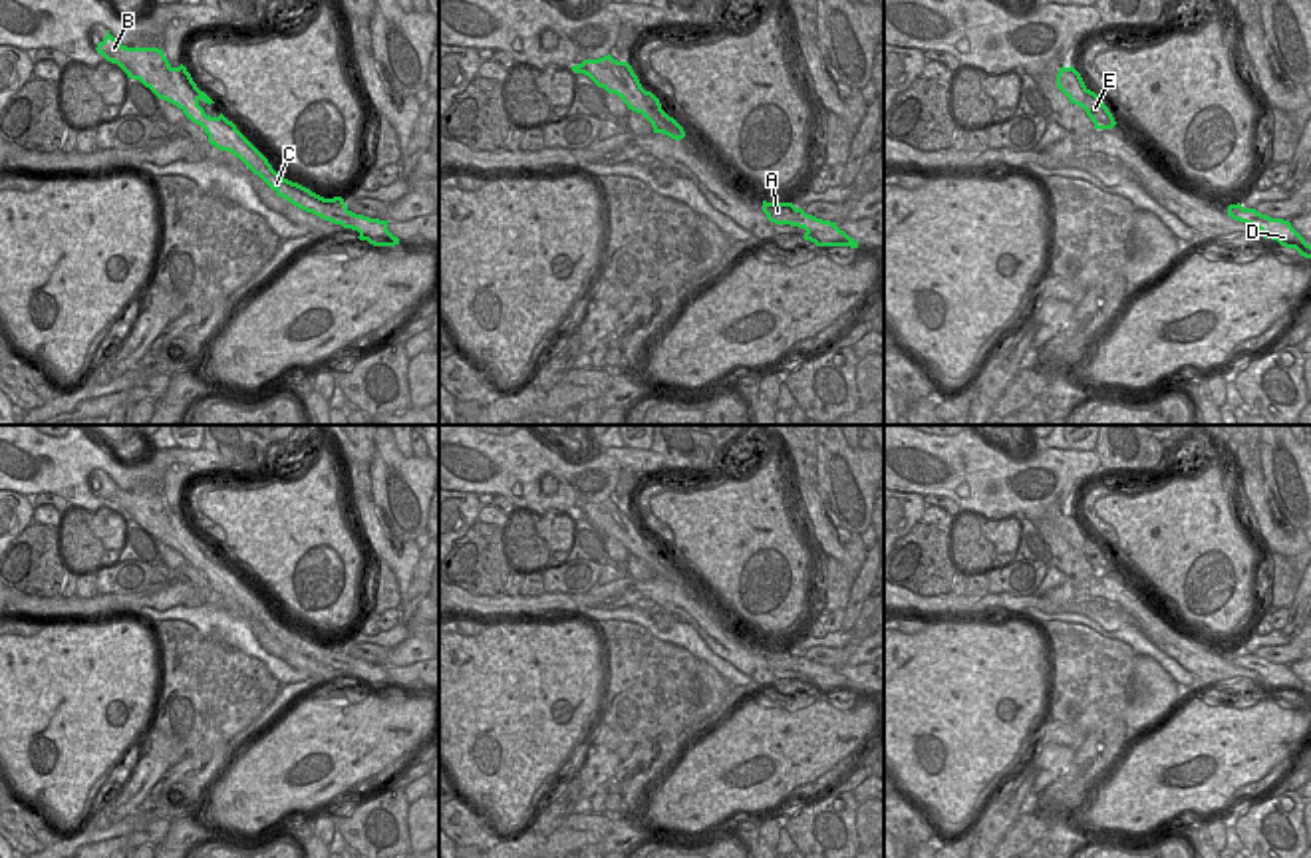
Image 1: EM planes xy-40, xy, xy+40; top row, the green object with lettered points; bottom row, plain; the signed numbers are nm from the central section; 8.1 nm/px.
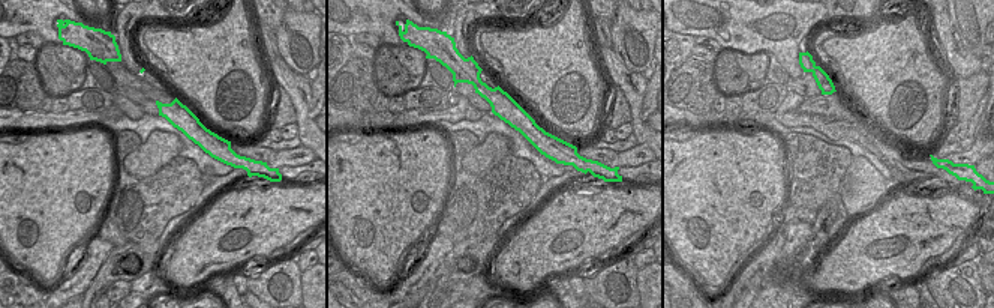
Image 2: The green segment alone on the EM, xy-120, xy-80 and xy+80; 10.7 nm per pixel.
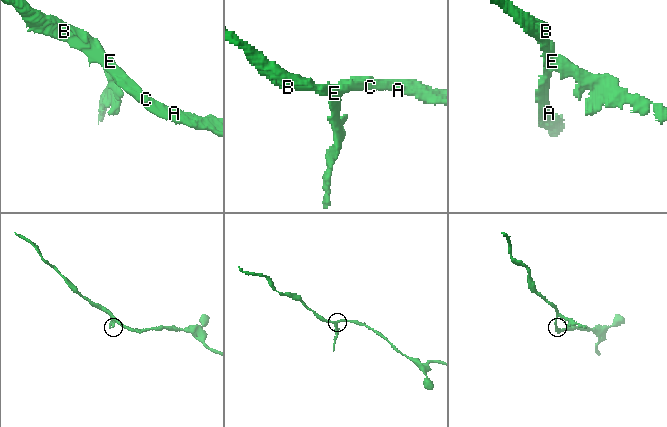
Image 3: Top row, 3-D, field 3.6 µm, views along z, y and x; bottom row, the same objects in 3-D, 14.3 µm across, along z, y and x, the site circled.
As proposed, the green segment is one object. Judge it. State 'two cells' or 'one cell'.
two cells

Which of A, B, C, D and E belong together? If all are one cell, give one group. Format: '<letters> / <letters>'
A B C D / E

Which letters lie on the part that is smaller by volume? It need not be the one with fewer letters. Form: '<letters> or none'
E

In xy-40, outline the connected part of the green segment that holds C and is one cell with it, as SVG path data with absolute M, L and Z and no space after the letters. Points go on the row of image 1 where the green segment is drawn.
M109 30L95 50L107 62L117 64L127 73L127 77L139 79L159 99L177 105L187 115L187 119L205 129L211 145L238 157L278 197L324 220L358 230L358 238L367 240L373 246L399 244L399 238L387 230L389 220L356 214L346 207L342 197L324 199L276 173L268 159L236 129L232 121L228 121L222 113L218 117L205 113L205 109L199 105L203 91L197 87L183 64L179 68L169 64L163 50L121 46L109 34Z

